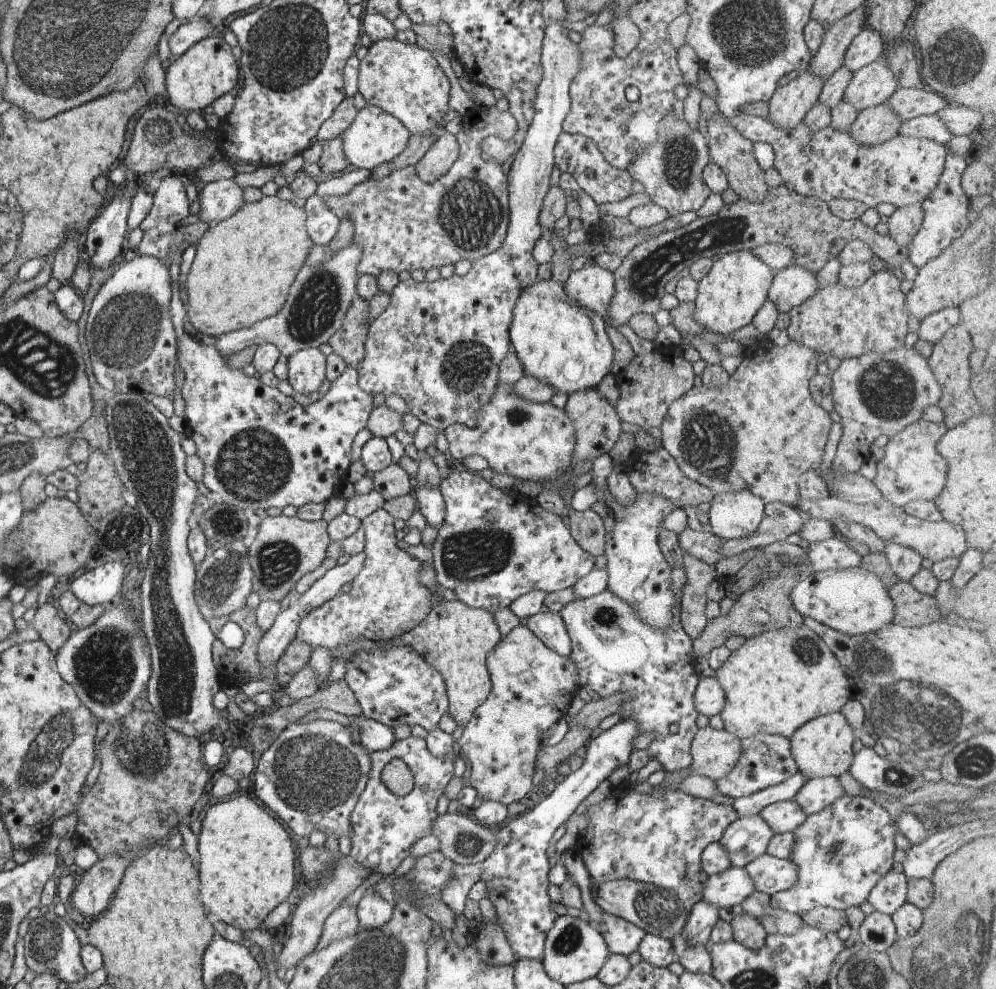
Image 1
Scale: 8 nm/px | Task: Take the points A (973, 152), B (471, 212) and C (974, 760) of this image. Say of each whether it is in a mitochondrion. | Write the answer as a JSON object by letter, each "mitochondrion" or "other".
{"A":"other","B":"mitochondrion","C":"mitochondrion"}

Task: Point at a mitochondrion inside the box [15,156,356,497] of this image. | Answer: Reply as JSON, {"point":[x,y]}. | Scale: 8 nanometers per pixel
{"point":[128,327]}

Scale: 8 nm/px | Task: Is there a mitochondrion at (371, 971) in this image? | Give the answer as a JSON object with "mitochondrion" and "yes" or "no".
{"mitochondrion":"yes"}

